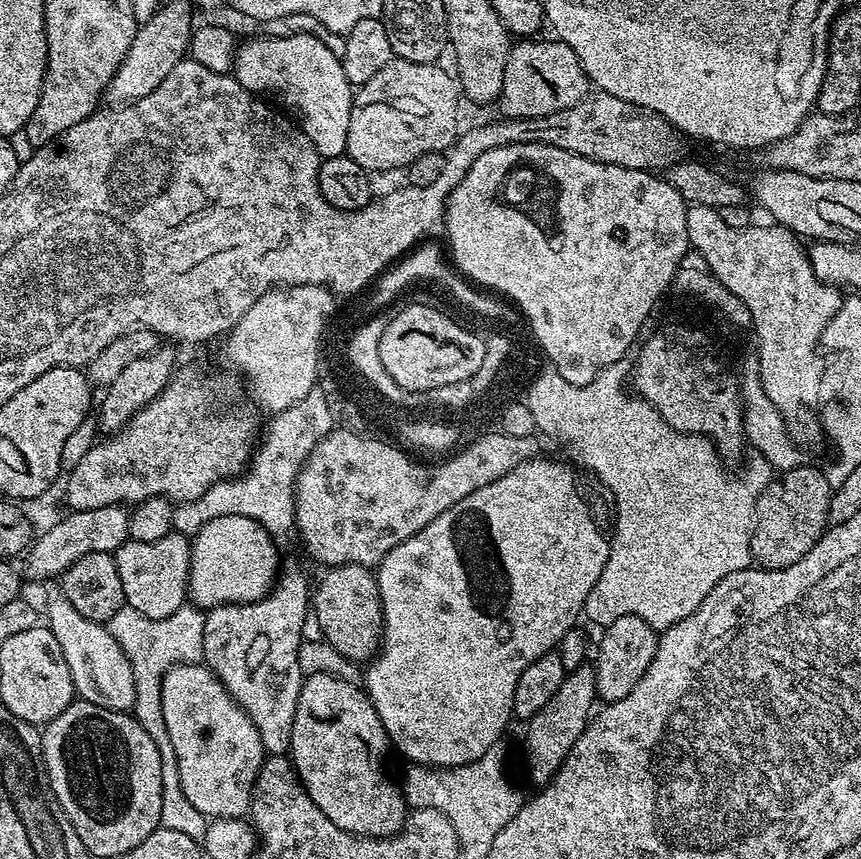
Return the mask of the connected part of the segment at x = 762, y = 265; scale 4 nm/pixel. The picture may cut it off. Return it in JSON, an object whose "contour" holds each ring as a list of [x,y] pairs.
{"contour":[[[691,205],[686,214],[688,227],[688,243],[695,251],[710,262],[710,270],[730,290],[730,294],[742,298],[746,302],[746,310],[750,310],[752,319],[751,331],[756,332],[756,344],[760,357],[760,377],[762,390],[766,390],[766,398],[774,402],[780,412],[784,425],[788,428],[788,435],[796,441],[797,445],[816,444],[822,440],[822,420],[812,409],[812,404],[821,403],[817,393],[818,377],[820,372],[819,347],[824,339],[826,326],[838,314],[842,303],[841,289],[834,284],[822,282],[814,274],[808,261],[808,254],[801,237],[789,230],[781,228],[775,222],[768,224],[753,223],[747,228],[726,226],[722,222],[719,208],[710,206]]]}

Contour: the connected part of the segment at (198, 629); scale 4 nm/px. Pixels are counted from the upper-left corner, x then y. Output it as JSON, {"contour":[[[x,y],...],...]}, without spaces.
{"contour":[[[191,602],[184,603],[174,614],[166,618],[146,618],[146,614],[138,614],[138,610],[122,607],[108,621],[106,627],[110,638],[114,638],[122,646],[136,679],[136,697],[130,712],[136,721],[154,738],[154,746],[158,746],[158,754],[162,758],[162,818],[160,827],[166,830],[178,830],[178,834],[186,834],[186,838],[194,838],[202,842],[206,838],[209,817],[202,815],[182,794],[182,782],[178,778],[178,762],[174,758],[174,746],[170,746],[170,734],[166,734],[166,722],[162,718],[162,702],[160,691],[164,675],[176,664],[194,664],[204,658],[204,618],[205,613]]]}

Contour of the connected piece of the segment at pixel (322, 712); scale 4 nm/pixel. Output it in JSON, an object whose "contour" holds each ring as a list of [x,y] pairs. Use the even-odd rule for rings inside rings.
{"contour":[[[325,672],[305,676],[304,685],[298,694],[298,710],[294,710],[294,730],[290,738],[290,759],[300,779],[300,785],[304,787],[306,794],[310,794],[314,806],[318,806],[318,810],[322,810],[322,814],[326,814],[326,818],[330,818],[330,822],[334,822],[334,826],[338,826],[355,836],[393,836],[404,827],[404,819],[408,817],[410,809],[403,791],[397,785],[395,788],[392,785],[391,778],[384,773],[384,759],[387,758],[388,752],[390,753],[390,741],[386,730],[382,726],[382,718],[378,718],[378,710],[374,710],[368,693],[364,691],[360,684],[351,684],[342,678],[331,676]]]}

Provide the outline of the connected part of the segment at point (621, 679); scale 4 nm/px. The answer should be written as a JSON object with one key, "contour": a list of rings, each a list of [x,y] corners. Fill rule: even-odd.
{"contour":[[[623,616],[618,618],[618,622],[607,625],[603,629],[604,632],[600,636],[600,645],[595,645],[594,656],[596,652],[596,660],[594,659],[594,667],[596,670],[596,694],[601,701],[611,702],[626,698],[626,694],[630,694],[630,690],[634,690],[634,686],[638,686],[638,678],[642,678],[646,674],[646,670],[652,667],[654,656],[658,651],[658,632],[657,629],[651,628],[646,622],[642,622],[642,618],[637,616]]]}

